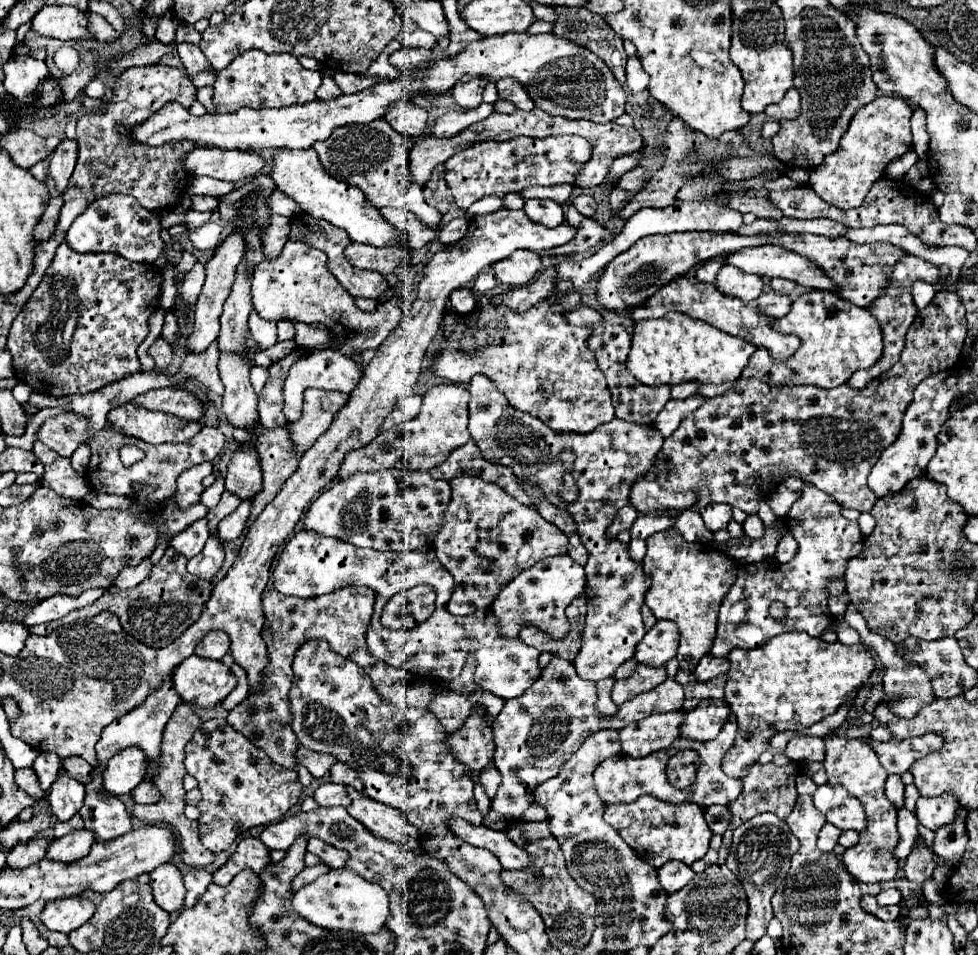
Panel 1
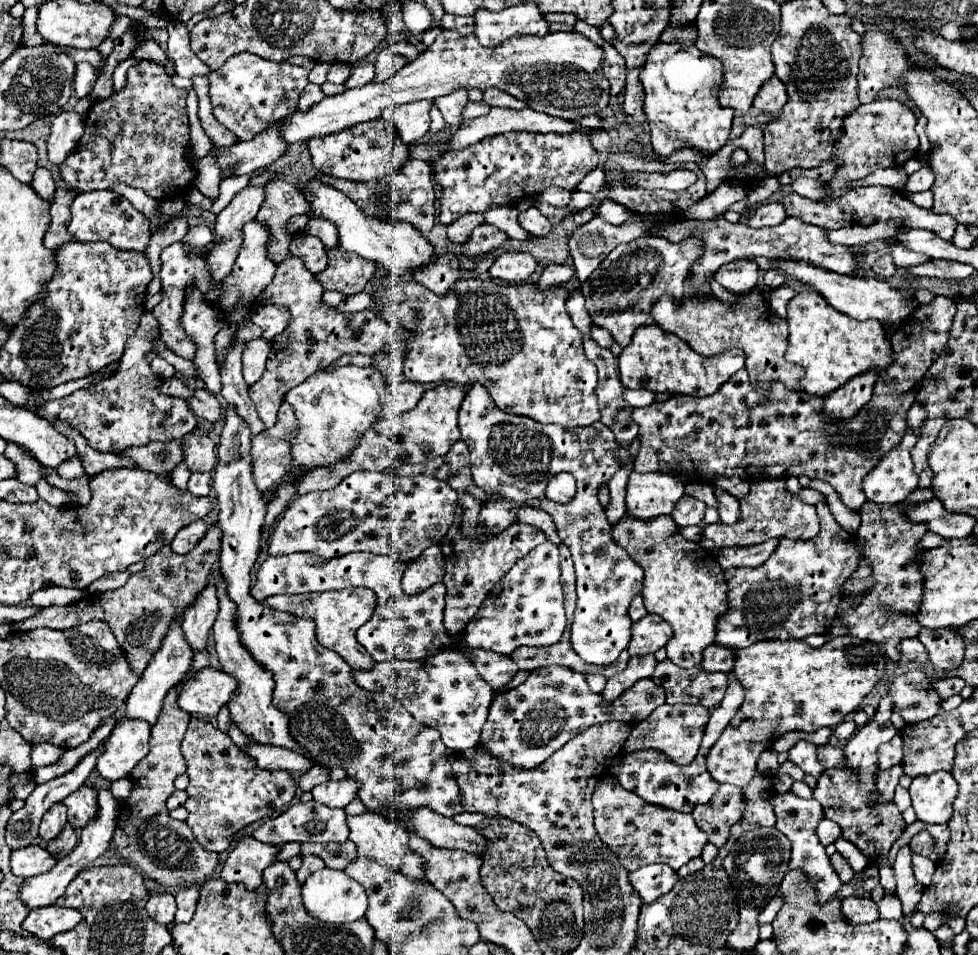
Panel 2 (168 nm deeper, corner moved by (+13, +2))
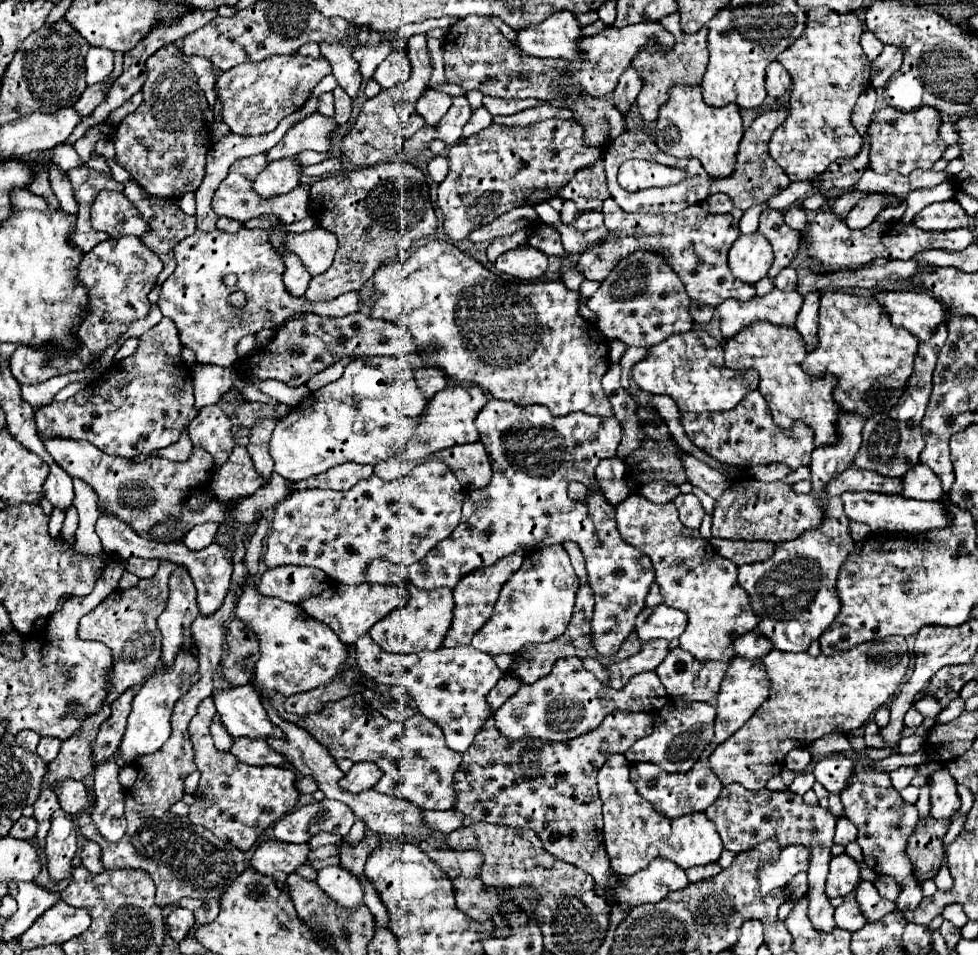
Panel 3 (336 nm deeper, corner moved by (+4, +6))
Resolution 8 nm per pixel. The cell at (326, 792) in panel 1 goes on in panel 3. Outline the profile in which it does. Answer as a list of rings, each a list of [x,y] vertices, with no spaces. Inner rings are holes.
[[[364,761],[364,763],[354,763],[352,769],[342,777],[340,781],[340,787],[350,791],[350,793],[360,793],[364,789],[372,789],[382,777],[382,771],[370,763],[370,761]]]

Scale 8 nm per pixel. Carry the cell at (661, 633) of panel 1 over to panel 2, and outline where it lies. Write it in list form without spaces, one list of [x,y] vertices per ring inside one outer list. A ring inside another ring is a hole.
[[[645,615],[641,621],[633,623],[631,627],[633,637],[627,647],[629,655],[645,655],[645,653],[655,653],[673,635],[671,627],[659,617],[659,615]]]

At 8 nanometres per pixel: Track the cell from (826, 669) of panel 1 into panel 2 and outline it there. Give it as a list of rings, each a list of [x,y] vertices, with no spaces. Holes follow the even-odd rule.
[[[833,637],[821,647],[809,647],[805,641],[755,641],[751,647],[734,652],[732,670],[745,689],[745,701],[737,711],[735,719],[725,727],[725,733],[717,739],[713,749],[707,753],[707,769],[719,783],[731,783],[745,787],[757,767],[757,757],[761,751],[769,749],[771,743],[787,731],[817,731],[819,727],[835,727],[845,715],[855,711],[861,699],[873,689],[885,671],[885,649],[877,643],[867,643],[855,637]]]

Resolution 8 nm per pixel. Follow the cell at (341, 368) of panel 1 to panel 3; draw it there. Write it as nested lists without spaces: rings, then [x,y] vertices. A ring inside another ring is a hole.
[[[362,357],[354,359],[346,365],[344,375],[328,383],[326,387],[310,393],[300,407],[294,407],[274,429],[270,439],[270,455],[274,459],[274,473],[282,475],[288,481],[308,479],[312,475],[320,475],[330,467],[336,467],[346,461],[354,461],[360,465],[376,465],[378,461],[386,461],[398,457],[406,447],[410,433],[414,433],[414,425],[418,425],[418,417],[426,411],[426,401],[430,401],[422,391],[418,391],[414,369],[408,359],[400,357]]]

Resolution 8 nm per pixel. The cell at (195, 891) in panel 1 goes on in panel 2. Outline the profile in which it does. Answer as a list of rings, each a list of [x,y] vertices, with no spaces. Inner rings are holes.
[[[189,887],[189,889],[179,889],[177,895],[177,913],[175,913],[175,923],[187,923],[193,917],[195,911],[195,903],[199,899],[199,889],[197,887]]]

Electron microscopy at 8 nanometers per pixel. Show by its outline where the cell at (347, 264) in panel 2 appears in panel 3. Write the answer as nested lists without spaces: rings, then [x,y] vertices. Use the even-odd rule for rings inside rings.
[[[400,161],[344,171],[312,183],[310,213],[320,227],[326,227],[338,239],[332,267],[310,281],[304,295],[310,301],[330,301],[342,293],[358,291],[384,261],[412,249],[438,227],[424,173]]]

